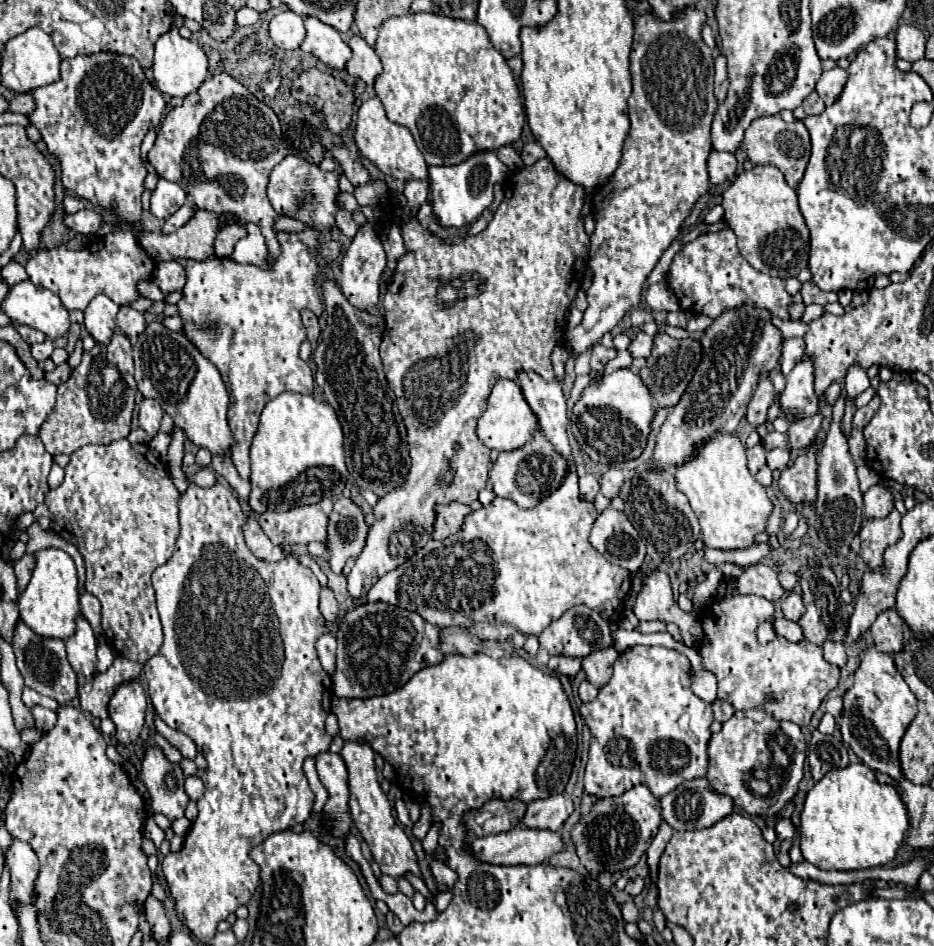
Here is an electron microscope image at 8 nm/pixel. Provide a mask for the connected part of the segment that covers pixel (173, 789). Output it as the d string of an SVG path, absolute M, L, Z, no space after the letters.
M152 746L146 752L140 778L150 792L154 812L164 814L170 822L184 816L188 804L188 796L184 792L184 774L178 764L166 760L158 746Z

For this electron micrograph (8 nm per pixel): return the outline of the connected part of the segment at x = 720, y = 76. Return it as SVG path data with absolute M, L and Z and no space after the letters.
M720 54L716 60L716 76L714 76L714 94L718 102L724 102L726 90L728 90L728 68L726 68L726 58Z

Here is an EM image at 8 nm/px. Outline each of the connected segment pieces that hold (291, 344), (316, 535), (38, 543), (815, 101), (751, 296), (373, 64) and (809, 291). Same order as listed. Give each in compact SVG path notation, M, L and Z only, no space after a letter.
M306 228L304 232L277 232L281 254L270 270L254 265L242 265L232 262L230 258L208 258L204 262L188 260L186 274L188 282L184 286L184 298L178 302L180 316L184 320L184 334L198 346L198 350L210 358L218 368L230 395L228 406L228 424L234 432L232 454L248 454L250 442L258 428L258 416L266 402L282 392L314 392L314 376L308 366L298 356L300 344L306 340L306 328L300 320L300 310L308 309L316 316L322 313L322 296L316 286L316 274L320 266L316 262L316 254L322 254L334 260L340 254L340 244L336 240L320 244L320 232Z
M326 498L318 504L308 504L300 508L290 508L288 512L260 514L258 522L264 534L276 544L308 544L312 540L326 540L328 514L332 510L332 502Z
M34 522L30 528L28 528L29 541L26 544L26 553L34 554L38 550L44 548L59 548L68 552L74 562L76 562L76 568L78 568L78 590L80 594L84 592L84 562L82 562L82 556L80 552L70 544L70 542L60 538L57 534L50 534L46 530L40 528L38 522Z
M812 92L812 94L806 98L806 102L804 102L800 108L796 108L796 110L794 110L794 116L796 116L798 120L804 120L806 116L822 114L822 112L824 112L824 108L826 108L826 104L822 102L822 98L820 98L816 92Z
M730 228L700 234L696 240L684 244L670 264L666 282L676 294L678 304L684 312L706 314L710 318L716 318L726 308L738 308L746 302L750 306L768 308L774 316L782 320L790 320L788 310L794 304L792 296L784 288L782 278L762 274L746 262L746 258L738 252L736 236Z
M360 36L350 38L350 48L352 48L352 58L346 64L346 70L350 76L366 82L366 84L374 84L376 76L382 72L382 64L380 58L376 56L374 48L370 48Z
M804 282L802 284L802 298L806 304L828 304L828 302L838 302L838 296L834 292L822 292L814 282Z

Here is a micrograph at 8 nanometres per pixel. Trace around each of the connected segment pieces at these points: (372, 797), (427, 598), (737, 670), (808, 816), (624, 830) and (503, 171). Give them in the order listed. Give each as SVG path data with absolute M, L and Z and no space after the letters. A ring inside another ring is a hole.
M346 742L342 752L340 752L342 760L346 762L348 774L350 774L350 814L352 820L356 824L356 828L360 830L362 838L368 842L374 860L378 862L382 874L388 874L392 878L402 878L406 874L416 874L422 878L418 862L416 862L416 854L412 850L412 844L408 840L408 836L404 834L404 830L400 826L396 826L396 820L392 818L392 808L390 802L386 798L386 794L382 792L378 778L376 778L376 770L374 770L374 752L368 744L358 744L358 742ZM384 854L392 856L392 862L386 864L384 862Z
M522 372L518 384L520 384L520 388L522 388L522 392L524 392L526 402L530 404L530 408L534 410L534 414L536 414L538 420L540 420L540 430L542 430L544 436L550 440L550 444L554 444L554 450L556 450L562 458L568 460L568 472L566 472L566 476L562 478L560 488L558 488L556 492L552 492L550 496L542 498L540 504L536 504L536 506L530 508L530 510L516 508L516 504L514 504L512 500L494 498L488 506L482 506L480 510L474 510L470 516L466 516L466 520L462 522L462 528L460 528L456 534L452 534L452 536L448 536L446 540L440 540L440 542L430 540L430 542L428 542L424 548L420 548L408 562L404 562L404 564L398 566L396 570L384 574L384 576L372 586L372 590L370 590L364 598L354 600L354 604L378 602L378 600L390 602L390 604L400 604L400 606L406 608L406 610L418 612L426 622L434 624L434 626L438 626L438 624L442 624L442 626L464 626L464 628L468 628L468 630L476 630L476 636L478 636L478 638L482 638L482 640L496 640L496 642L504 642L504 640L512 638L514 632L522 632L522 634L526 634L526 636L530 636L530 634L538 636L554 618L560 618L566 610L570 610L572 606L580 606L580 604L586 604L588 608L592 608L592 610L596 610L596 612L604 612L604 618L606 618L606 620L618 620L618 618L620 618L620 614L622 614L622 610L624 610L624 598L626 598L626 594L630 592L630 572L626 572L624 568L618 568L616 564L610 564L610 562L588 542L588 534L590 534L590 528L592 528L592 524L594 524L598 512L596 512L594 504L592 504L590 500L586 500L586 498L580 494L580 490L578 490L576 460L574 460L574 456L572 456L572 450L570 450L570 444L568 444L568 434L566 434L566 430L568 430L568 416L566 416L566 400L564 400L562 388L560 388L558 382L546 382L544 378L540 378L540 376L534 374L534 372Z
M724 596L704 610L706 642L700 646L700 656L706 670L714 672L720 688L720 700L730 702L736 710L764 708L776 720L790 720L798 726L808 726L812 714L822 704L824 696L836 688L840 670L828 664L822 648L812 642L790 642L776 638L770 644L758 644L756 628L774 614L772 602L760 596Z
M858 762L828 772L806 794L800 816L800 850L804 860L820 870L866 870L892 862L908 830L906 806L890 784L880 784L874 772Z
M634 786L616 798L600 798L592 804L588 814L572 826L572 842L576 846L576 854L580 864L588 870L588 874L616 874L628 868L634 868L640 856L648 850L652 838L658 834L658 826L662 822L660 800L652 796L646 786Z
M478 152L458 166L430 166L428 168L428 194L432 214L442 228L464 228L478 220L478 216L492 204L492 186L510 174L496 152Z

